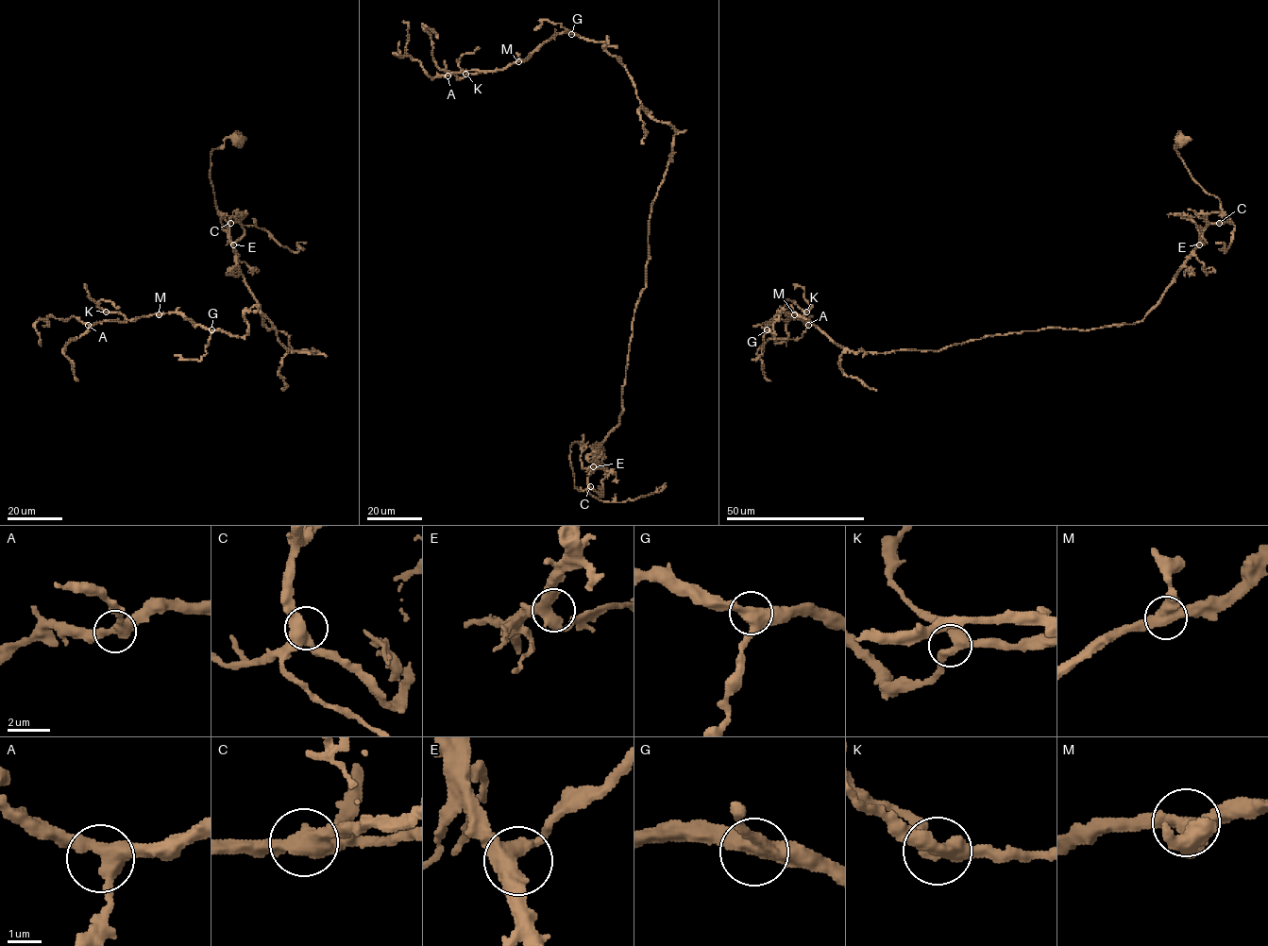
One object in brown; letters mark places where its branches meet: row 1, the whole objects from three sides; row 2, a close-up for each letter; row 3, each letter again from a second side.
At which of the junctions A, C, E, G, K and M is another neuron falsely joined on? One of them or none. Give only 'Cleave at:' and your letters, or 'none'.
Cleave at: none

